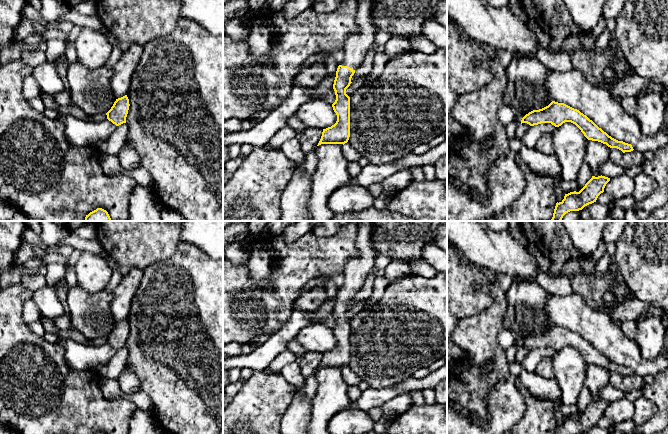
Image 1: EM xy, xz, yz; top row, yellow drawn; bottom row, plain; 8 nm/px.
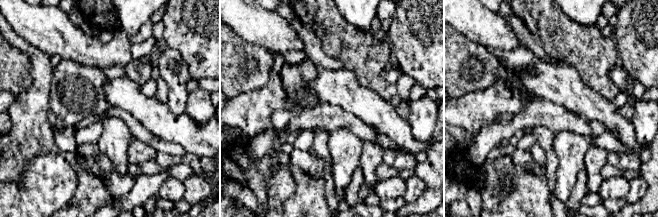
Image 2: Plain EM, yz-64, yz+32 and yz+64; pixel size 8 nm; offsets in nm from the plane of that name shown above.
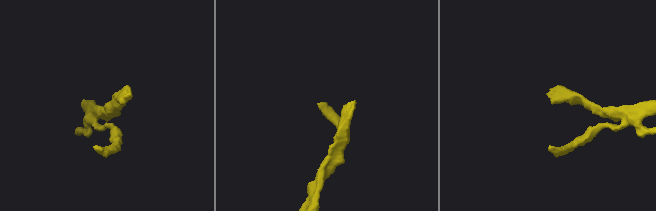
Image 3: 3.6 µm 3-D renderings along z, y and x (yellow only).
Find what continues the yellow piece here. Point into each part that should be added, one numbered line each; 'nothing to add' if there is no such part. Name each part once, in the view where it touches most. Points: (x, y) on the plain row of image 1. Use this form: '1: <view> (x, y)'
1: xz (356, 271)

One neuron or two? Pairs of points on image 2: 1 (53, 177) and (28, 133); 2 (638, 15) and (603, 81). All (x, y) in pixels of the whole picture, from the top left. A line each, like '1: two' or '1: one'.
1: two
2: two

